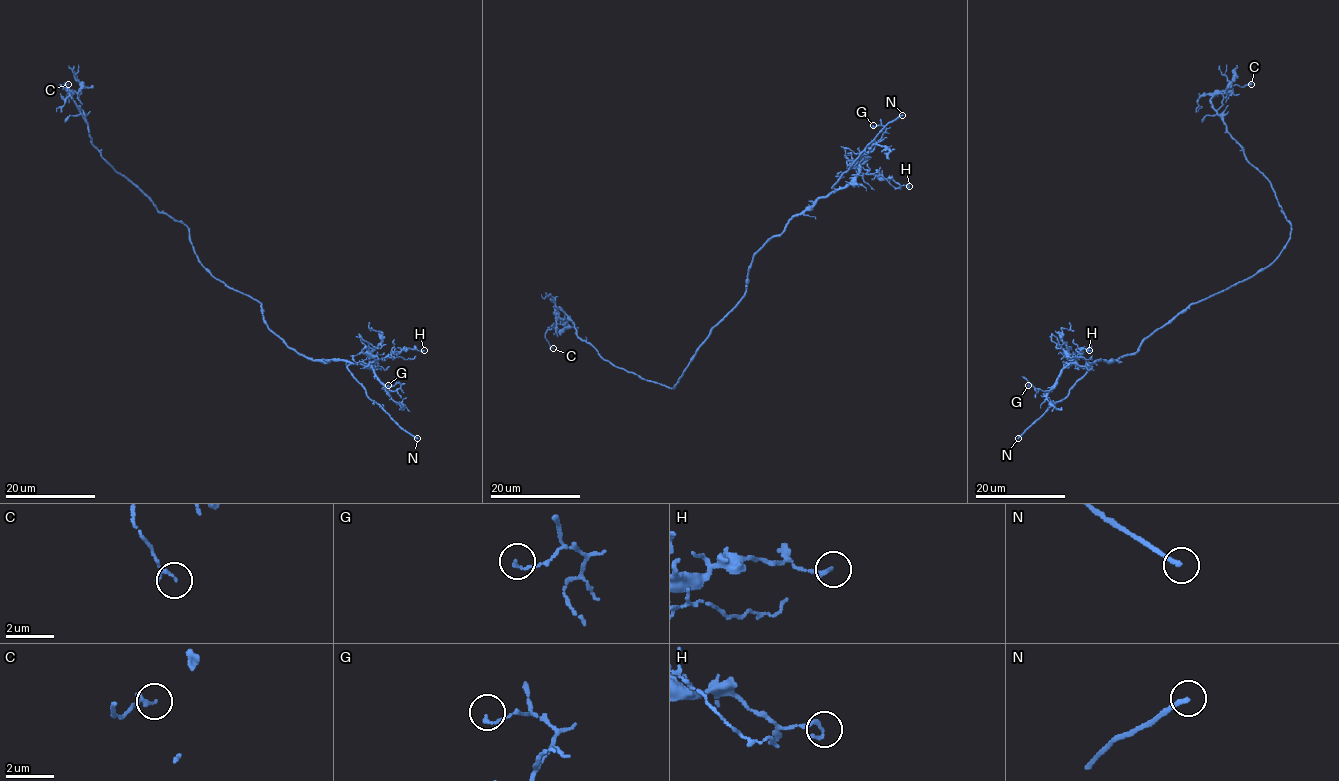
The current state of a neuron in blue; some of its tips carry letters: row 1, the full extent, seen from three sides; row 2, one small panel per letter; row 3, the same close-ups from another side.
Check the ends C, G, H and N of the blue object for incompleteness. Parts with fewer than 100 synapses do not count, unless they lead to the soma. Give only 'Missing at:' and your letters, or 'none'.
Missing at: N

